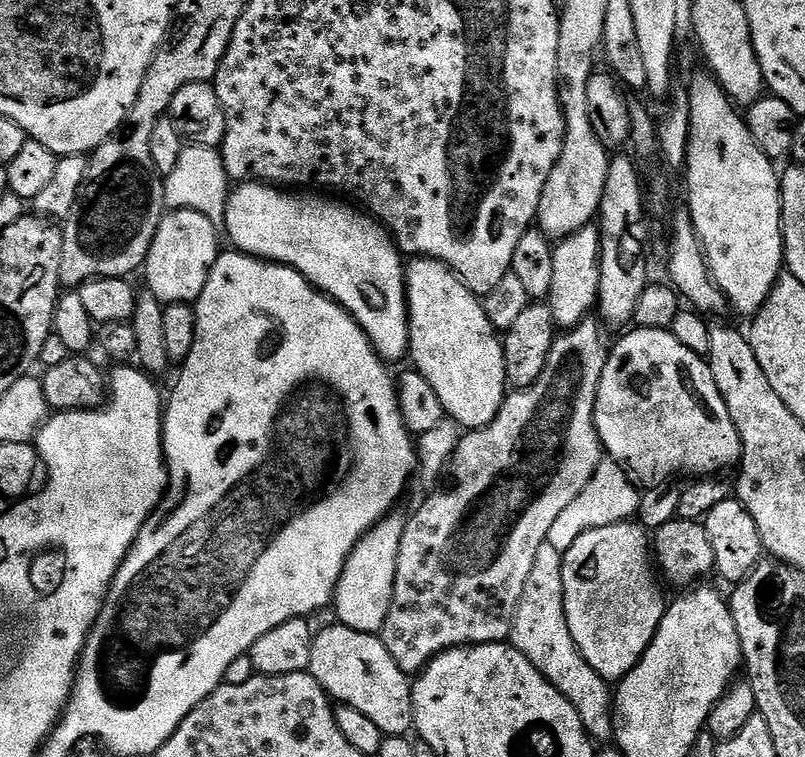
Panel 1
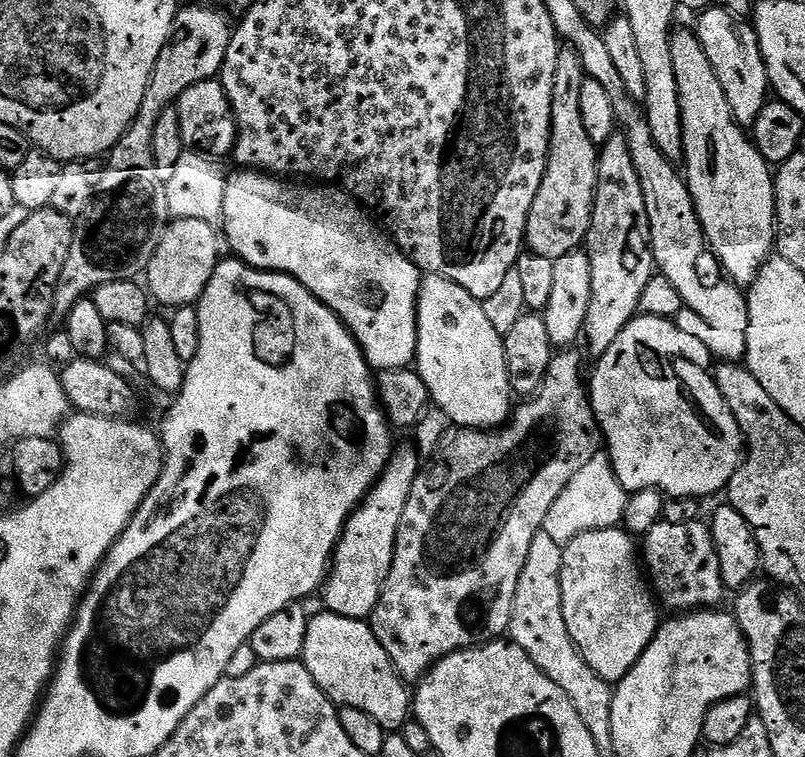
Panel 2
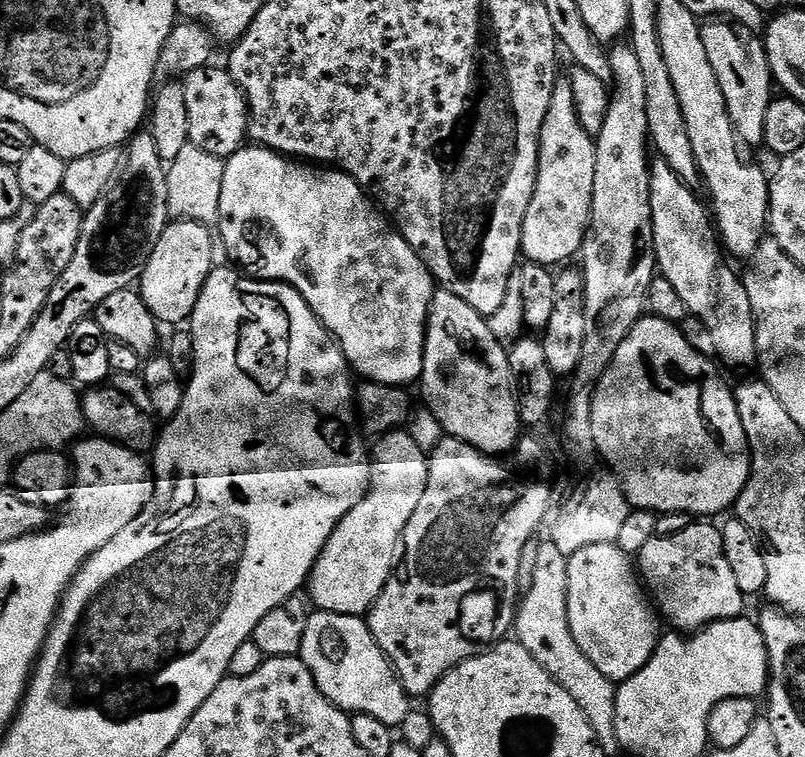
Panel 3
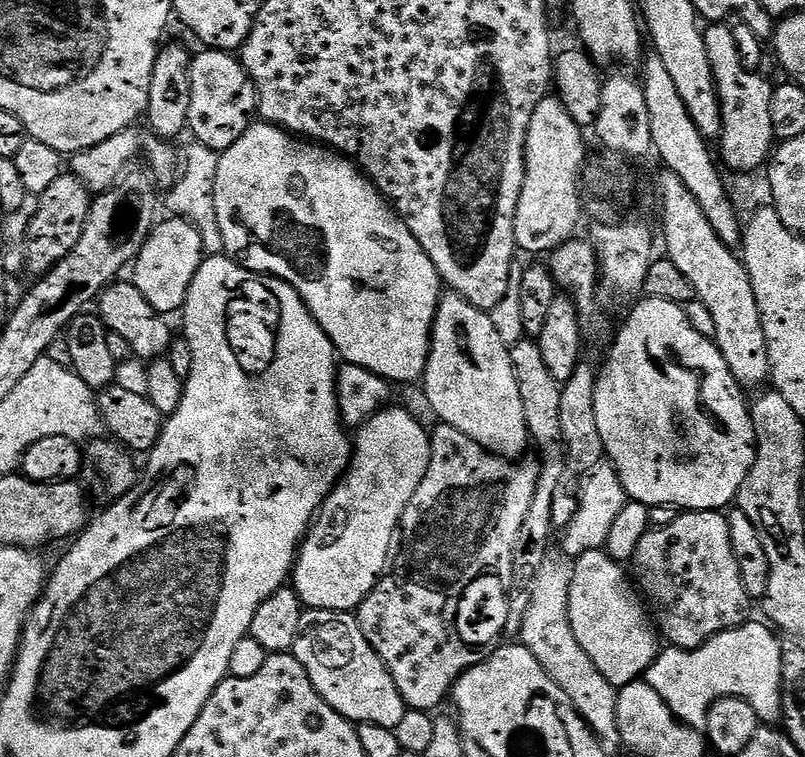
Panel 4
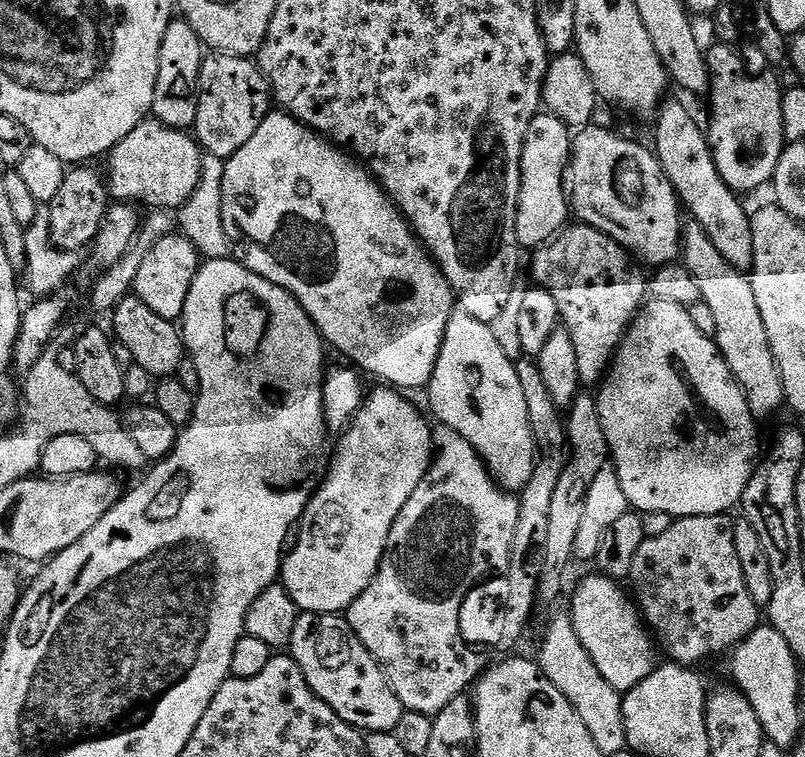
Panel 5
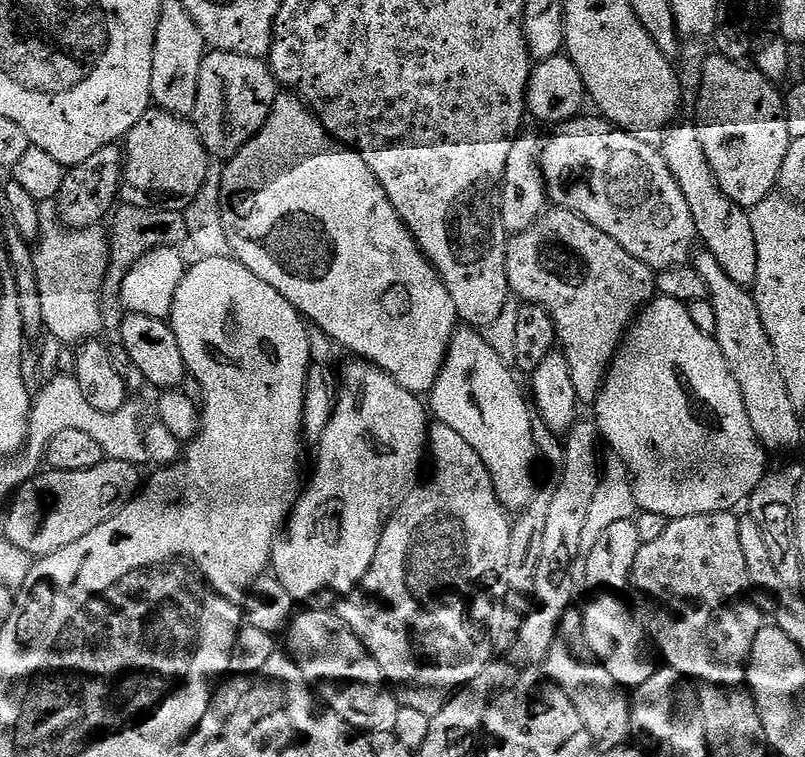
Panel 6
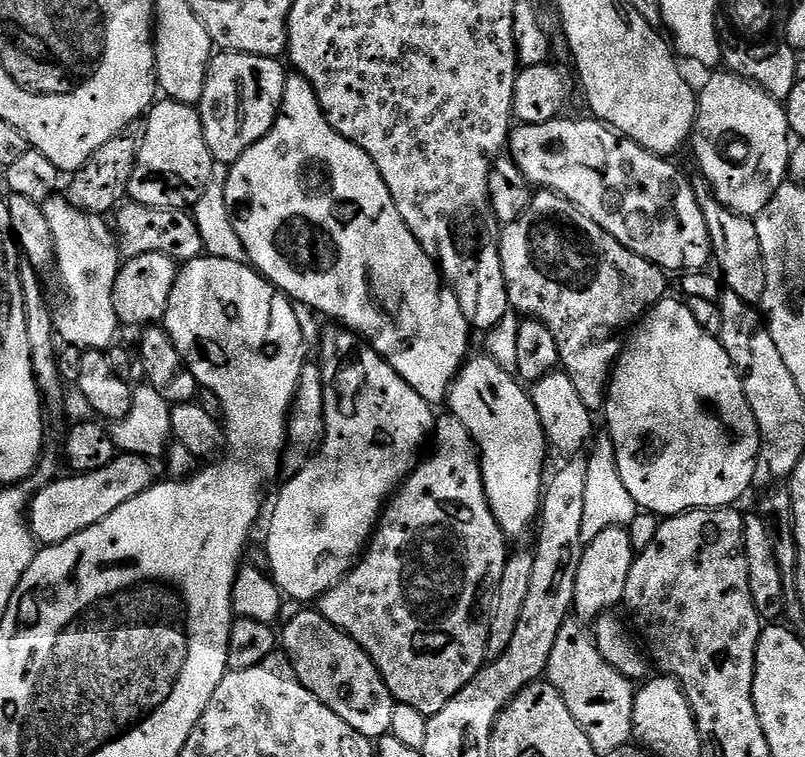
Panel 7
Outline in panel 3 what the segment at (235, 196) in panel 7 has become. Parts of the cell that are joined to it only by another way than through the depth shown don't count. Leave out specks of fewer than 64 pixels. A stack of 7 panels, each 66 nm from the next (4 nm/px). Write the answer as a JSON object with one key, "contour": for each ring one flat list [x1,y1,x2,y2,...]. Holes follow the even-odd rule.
{"contour":[[245,146,238,149,233,156,224,160,222,174,222,198,220,199,220,233,224,243,227,259,239,266,245,273,262,280,278,280,296,288,302,298,312,307,314,314,328,327,332,337,344,352,349,365,357,377,365,381,376,380,379,384,397,386,415,385,424,373,424,339,428,333,428,311,434,295,434,277,432,271,424,265,424,259,417,254,410,242,396,231,387,215,374,203,371,196,364,191,358,181,339,170,329,170,324,166,309,166,297,162,267,146]]}

